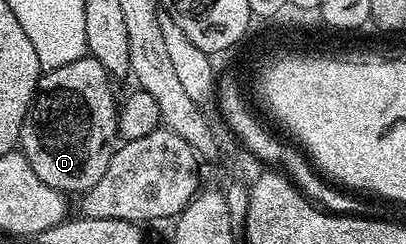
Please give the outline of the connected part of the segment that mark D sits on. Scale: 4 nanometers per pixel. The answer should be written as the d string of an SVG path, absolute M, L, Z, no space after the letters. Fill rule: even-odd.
M90 55L40 76L39 88L23 120L19 145L29 167L49 187L78 195L105 175L119 132L119 109L111 84L111 74Z

